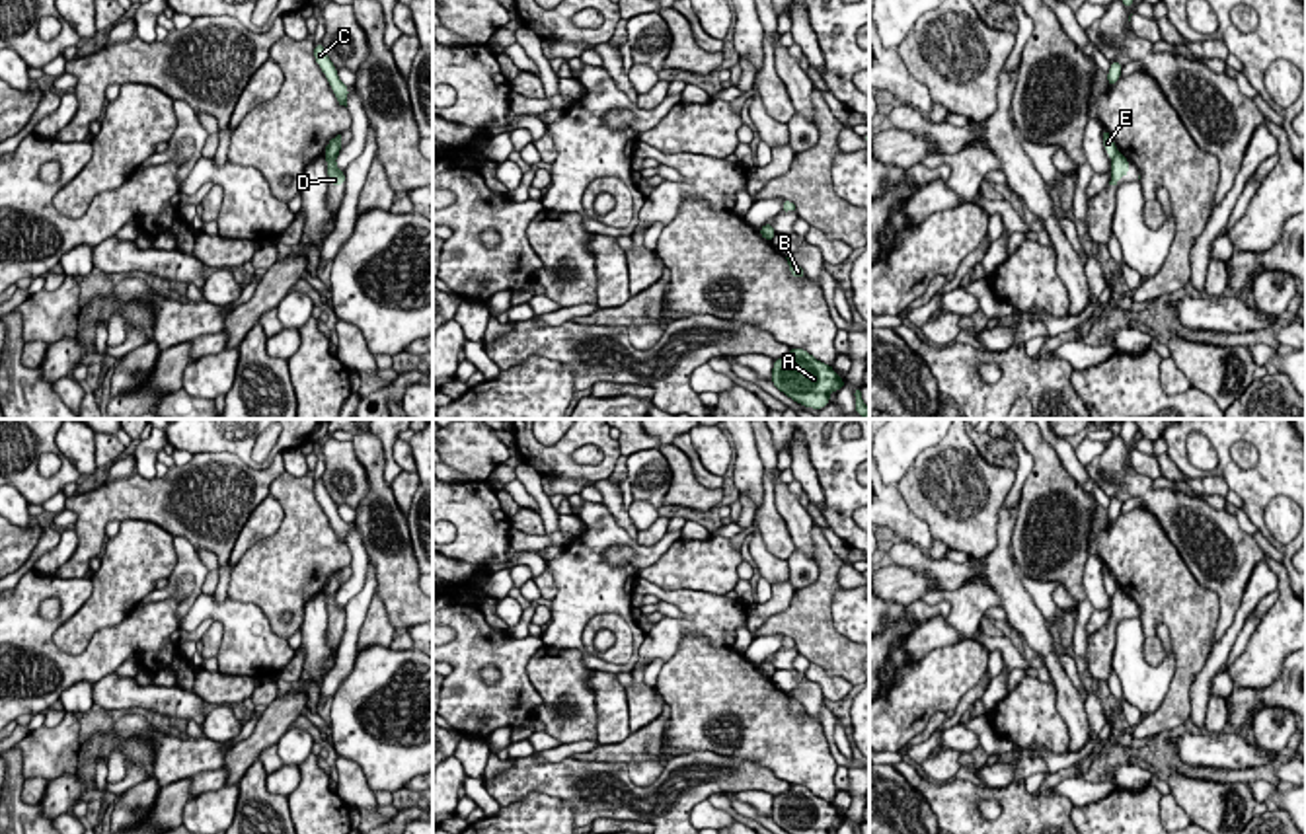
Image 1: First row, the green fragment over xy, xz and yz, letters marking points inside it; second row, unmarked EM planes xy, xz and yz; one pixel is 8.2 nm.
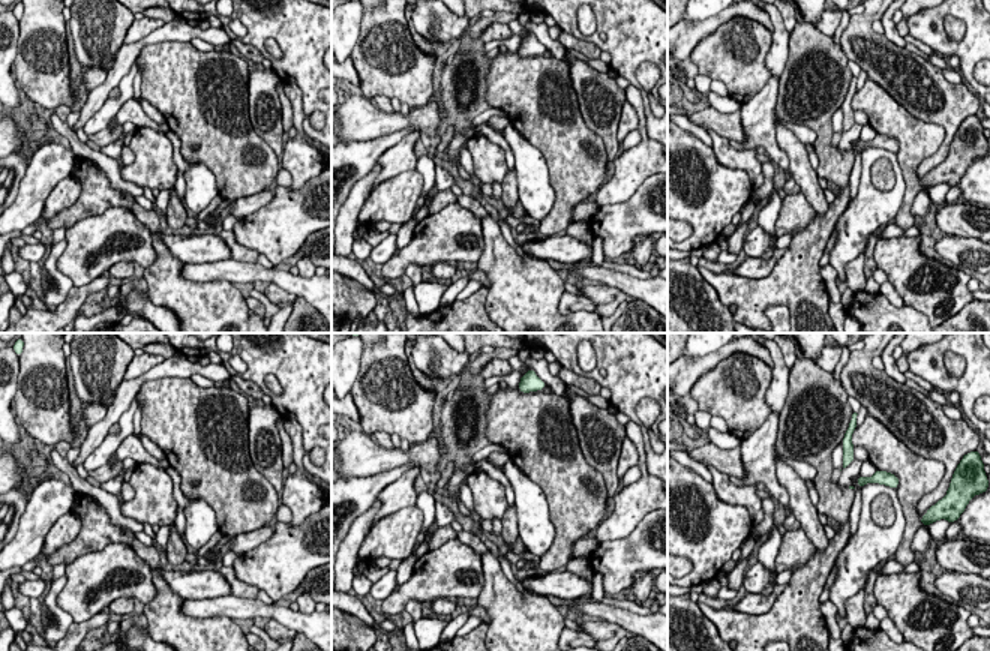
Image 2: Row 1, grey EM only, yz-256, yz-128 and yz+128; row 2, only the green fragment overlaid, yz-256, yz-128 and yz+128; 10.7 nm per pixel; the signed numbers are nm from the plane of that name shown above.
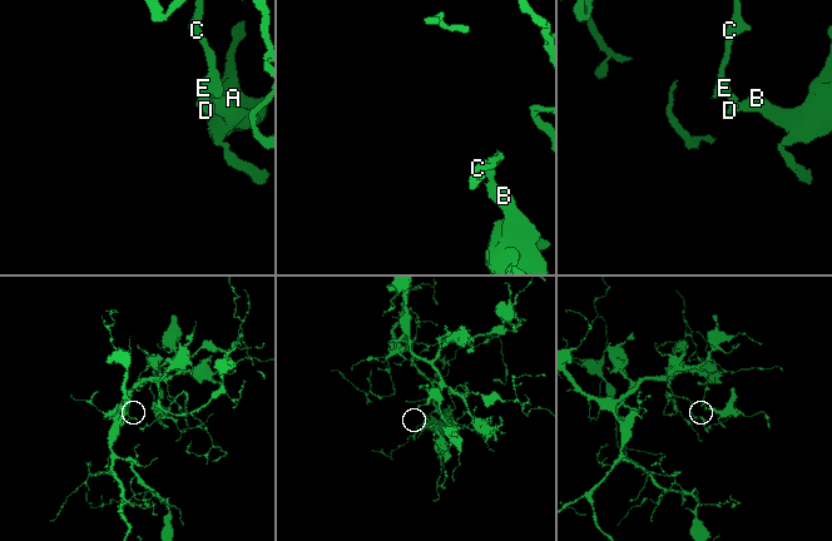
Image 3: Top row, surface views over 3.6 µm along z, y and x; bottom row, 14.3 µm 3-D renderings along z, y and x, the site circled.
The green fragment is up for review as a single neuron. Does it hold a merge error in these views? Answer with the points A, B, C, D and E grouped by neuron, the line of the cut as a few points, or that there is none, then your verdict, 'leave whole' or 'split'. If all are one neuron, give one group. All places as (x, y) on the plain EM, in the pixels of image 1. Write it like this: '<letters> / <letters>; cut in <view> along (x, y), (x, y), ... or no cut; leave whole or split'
A B D / C E; cut in xy along (326, 591), (334, 595); split

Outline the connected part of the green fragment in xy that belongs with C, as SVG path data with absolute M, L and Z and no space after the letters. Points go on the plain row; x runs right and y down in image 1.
M322 479L314 481L314 495L318 503L322 505L324 512L327 514L337 540L347 544L349 524L339 516L337 505L329 497Z

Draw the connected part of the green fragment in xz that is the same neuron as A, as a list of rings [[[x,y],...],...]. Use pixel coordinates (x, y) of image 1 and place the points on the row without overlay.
[[[791,783],[786,793],[774,797],[772,820],[787,834],[828,834],[846,818],[830,801],[817,797],[805,785]]]

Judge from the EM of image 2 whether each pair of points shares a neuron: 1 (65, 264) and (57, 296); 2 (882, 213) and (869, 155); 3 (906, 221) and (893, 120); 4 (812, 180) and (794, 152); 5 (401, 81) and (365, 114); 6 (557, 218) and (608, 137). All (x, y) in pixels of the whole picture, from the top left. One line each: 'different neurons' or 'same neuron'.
1: different neurons
2: same neuron
3: same neuron
4: same neuron
5: different neurons
6: different neurons

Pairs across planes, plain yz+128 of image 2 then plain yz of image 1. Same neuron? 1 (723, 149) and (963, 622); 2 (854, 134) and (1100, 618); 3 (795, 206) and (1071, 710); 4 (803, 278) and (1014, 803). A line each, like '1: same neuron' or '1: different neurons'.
1: different neurons
2: same neuron
3: different neurons
4: same neuron

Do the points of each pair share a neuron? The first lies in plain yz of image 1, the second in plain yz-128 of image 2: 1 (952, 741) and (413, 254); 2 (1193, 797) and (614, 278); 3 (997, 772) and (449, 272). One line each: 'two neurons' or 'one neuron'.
1: two neurons
2: two neurons
3: one neuron

